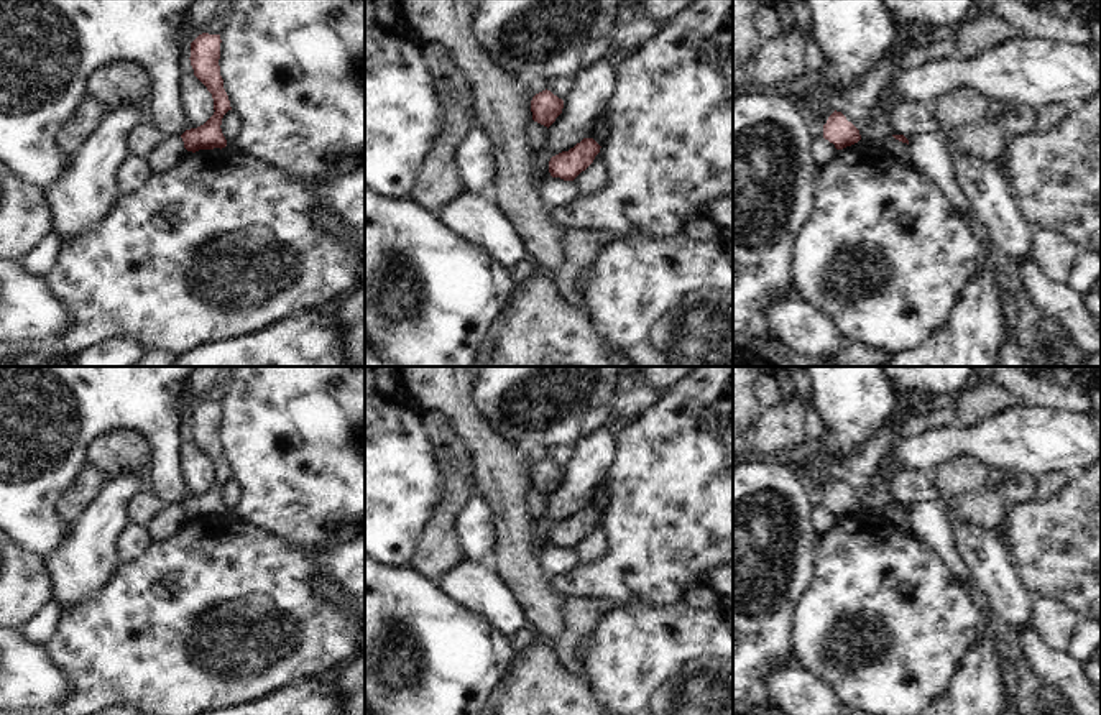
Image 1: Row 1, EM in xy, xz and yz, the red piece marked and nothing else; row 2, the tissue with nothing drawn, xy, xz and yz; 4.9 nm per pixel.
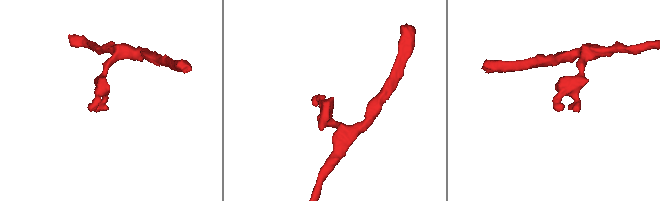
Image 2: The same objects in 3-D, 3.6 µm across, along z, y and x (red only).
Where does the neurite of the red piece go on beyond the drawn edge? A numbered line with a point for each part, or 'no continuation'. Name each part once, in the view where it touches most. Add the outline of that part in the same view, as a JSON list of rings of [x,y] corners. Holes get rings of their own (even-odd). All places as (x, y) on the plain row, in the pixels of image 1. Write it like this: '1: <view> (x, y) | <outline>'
no continuation

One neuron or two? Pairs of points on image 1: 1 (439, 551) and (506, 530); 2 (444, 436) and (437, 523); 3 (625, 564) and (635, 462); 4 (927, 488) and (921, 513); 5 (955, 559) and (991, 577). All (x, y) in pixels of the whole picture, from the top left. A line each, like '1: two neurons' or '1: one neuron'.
1: two neurons
2: one neuron
3: one neuron
4: two neurons
5: two neurons

